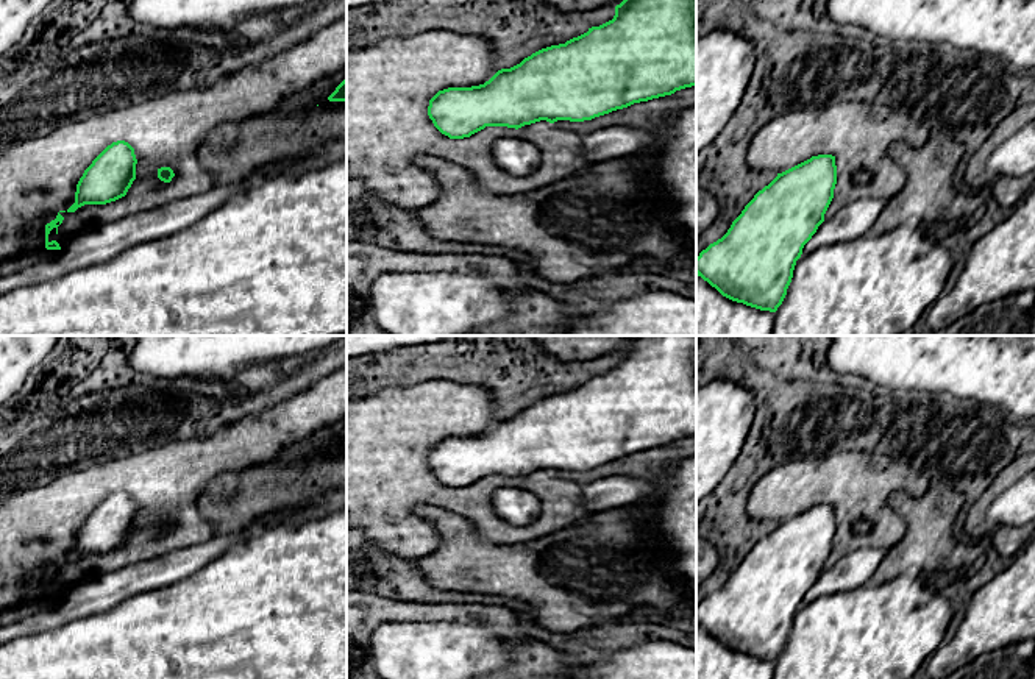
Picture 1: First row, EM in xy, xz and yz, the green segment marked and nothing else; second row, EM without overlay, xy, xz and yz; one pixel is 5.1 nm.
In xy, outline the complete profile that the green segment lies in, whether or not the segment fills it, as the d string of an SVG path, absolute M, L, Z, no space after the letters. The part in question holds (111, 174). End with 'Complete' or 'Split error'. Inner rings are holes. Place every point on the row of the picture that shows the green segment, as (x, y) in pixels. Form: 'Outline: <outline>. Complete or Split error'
Outline: M117 140L108 145L84 170L76 184L75 203L67 212L84 204L106 204L126 195L136 180L134 148Z. Complete

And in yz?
Outline: M818 155L777 173L732 222L727 233L696 258L696 275L723 297L776 312L793 278L804 245L824 222L837 184L835 156Z. Complete

